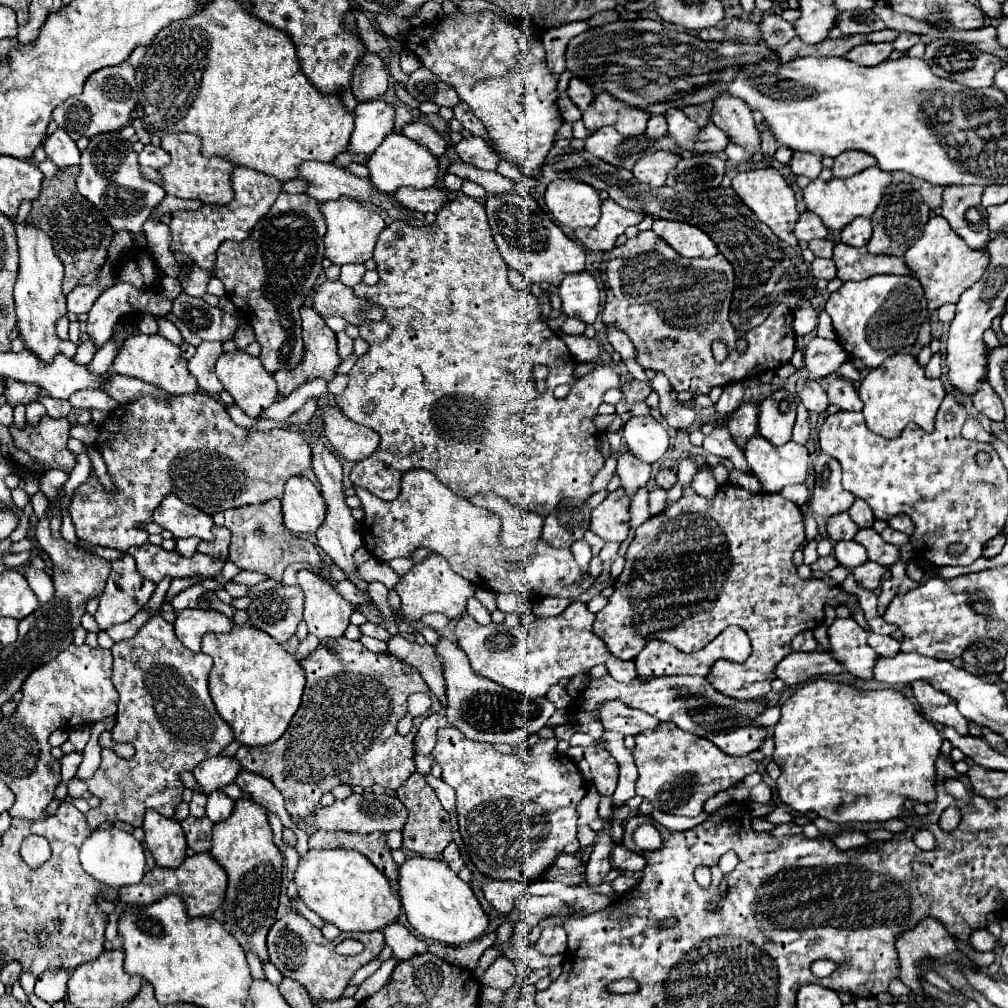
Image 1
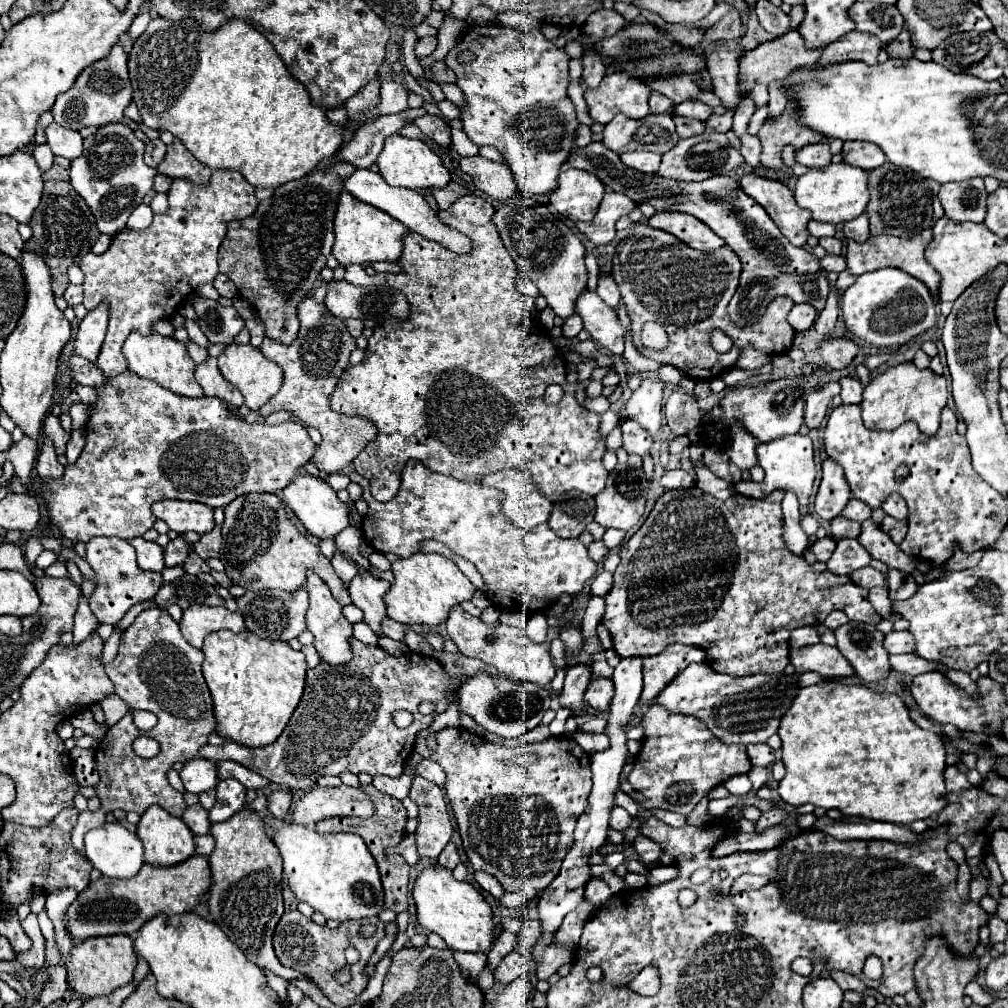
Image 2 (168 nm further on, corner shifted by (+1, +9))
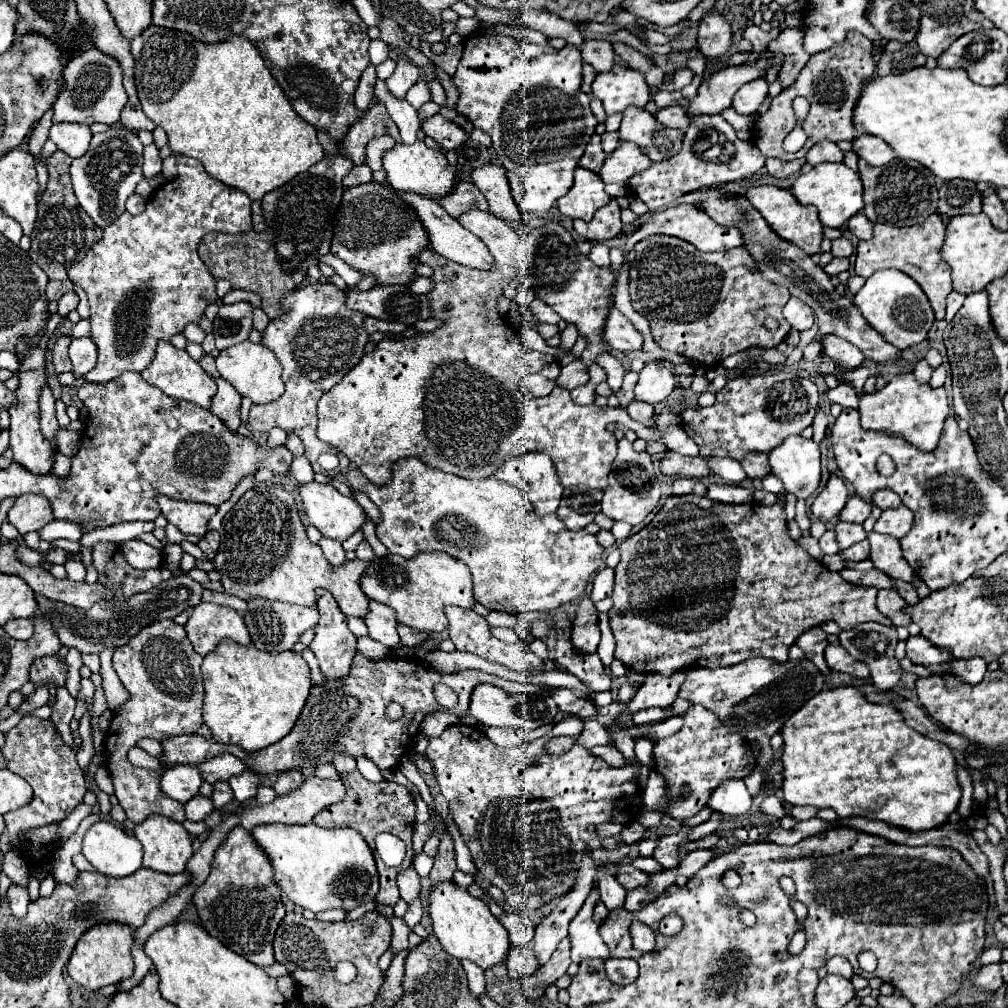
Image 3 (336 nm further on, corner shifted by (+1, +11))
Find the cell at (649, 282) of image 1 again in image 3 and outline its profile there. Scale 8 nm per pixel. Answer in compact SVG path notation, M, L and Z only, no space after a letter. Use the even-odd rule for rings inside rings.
M648 236L646 240L638 242L630 252L632 306L650 322L652 336L662 350L680 352L688 360L694 360L704 368L716 368L722 364L724 358L752 346L776 348L780 342L784 342L790 330L790 324L782 316L782 308L790 298L788 288L766 280L756 268L758 266L754 258L744 246L726 252L706 254L680 238ZM768 314L780 322L780 328L776 332L766 330L762 324Z

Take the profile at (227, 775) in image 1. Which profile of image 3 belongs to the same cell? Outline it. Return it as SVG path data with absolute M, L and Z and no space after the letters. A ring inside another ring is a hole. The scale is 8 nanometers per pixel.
M184 764L166 768L160 778L160 790L168 798L180 800L182 804L198 794L200 784L202 784L200 772L196 772L194 766L184 766Z

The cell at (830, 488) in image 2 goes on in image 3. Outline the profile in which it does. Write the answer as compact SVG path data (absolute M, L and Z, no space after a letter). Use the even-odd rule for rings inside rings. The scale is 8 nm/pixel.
M832 474L824 490L816 496L812 504L812 514L814 518L828 522L836 514L840 514L840 510L846 506L846 500L848 500L848 490L844 486L844 480Z

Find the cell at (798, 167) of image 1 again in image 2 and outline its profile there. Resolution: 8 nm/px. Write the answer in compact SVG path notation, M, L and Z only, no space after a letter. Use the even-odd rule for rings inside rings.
M820 142L820 144L808 144L804 148L800 148L796 152L796 162L798 164L804 164L808 168L822 168L822 166L828 166L832 160L832 154L830 154L830 148L826 142Z

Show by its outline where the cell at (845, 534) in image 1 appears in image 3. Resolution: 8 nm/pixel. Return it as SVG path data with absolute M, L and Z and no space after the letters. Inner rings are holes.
M838 522L836 524L836 536L838 536L838 546L840 550L850 548L856 542L862 542L866 538L866 532L862 524L848 524L848 522Z

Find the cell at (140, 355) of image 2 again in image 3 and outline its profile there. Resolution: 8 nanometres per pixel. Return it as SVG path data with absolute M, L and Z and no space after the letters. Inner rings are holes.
M160 342L156 356L152 360L152 364L142 372L142 378L160 388L162 392L166 392L172 398L180 398L180 400L188 400L188 402L196 402L202 408L210 408L212 404L212 396L216 394L216 382L210 374L206 374L202 370L202 366L190 358L190 354L186 350L178 350L174 348L170 342Z

